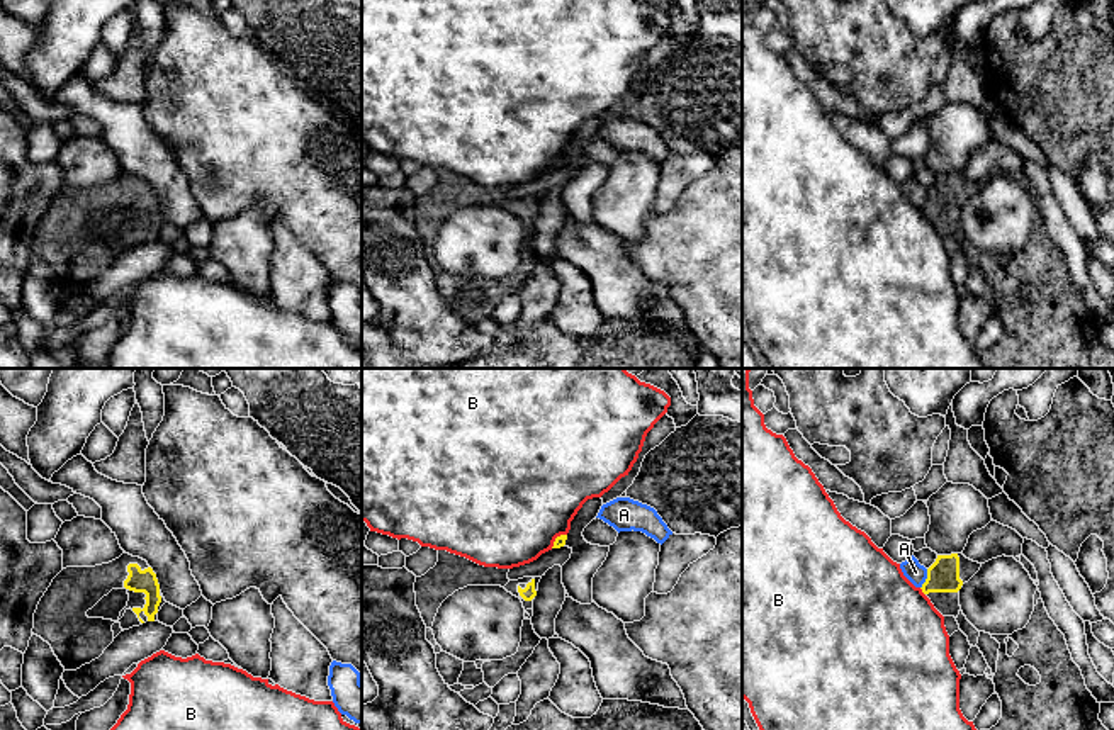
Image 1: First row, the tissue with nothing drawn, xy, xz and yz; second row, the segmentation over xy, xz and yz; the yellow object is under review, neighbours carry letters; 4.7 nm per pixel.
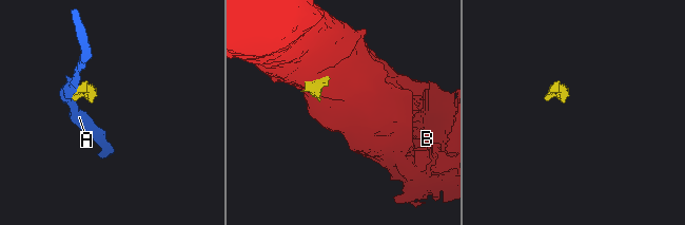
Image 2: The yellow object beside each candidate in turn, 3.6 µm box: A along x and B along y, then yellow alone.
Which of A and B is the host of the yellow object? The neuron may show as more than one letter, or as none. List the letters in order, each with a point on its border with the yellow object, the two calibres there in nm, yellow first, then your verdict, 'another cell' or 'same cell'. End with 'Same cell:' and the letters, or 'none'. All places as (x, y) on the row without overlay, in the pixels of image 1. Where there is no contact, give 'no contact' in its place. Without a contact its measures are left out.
A: meets yellow in yz at (926, 199); 160 nm thick on the yellow side, 90 nm on the other; another cell
B: meets yellow in yz at (922, 211); 160 nm thick on the yellow side, 500 nm on the other; another cell
Same cell: none

